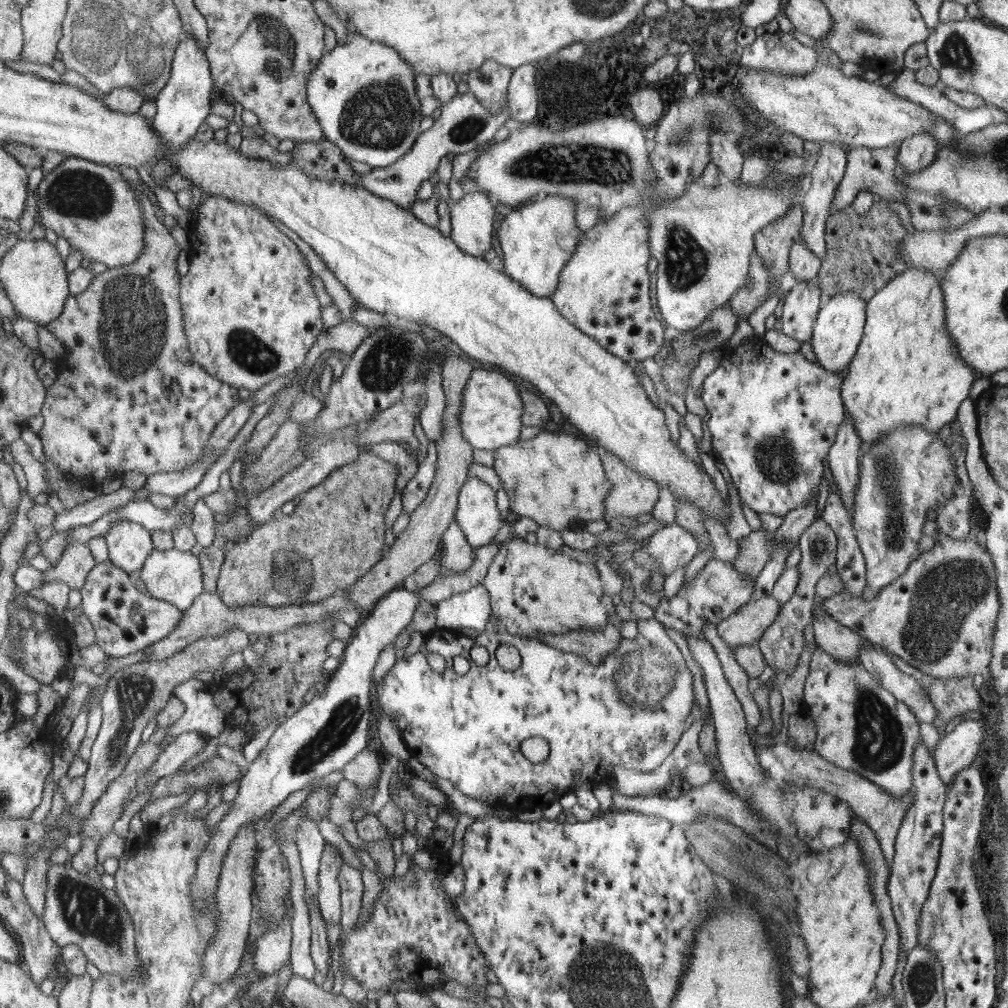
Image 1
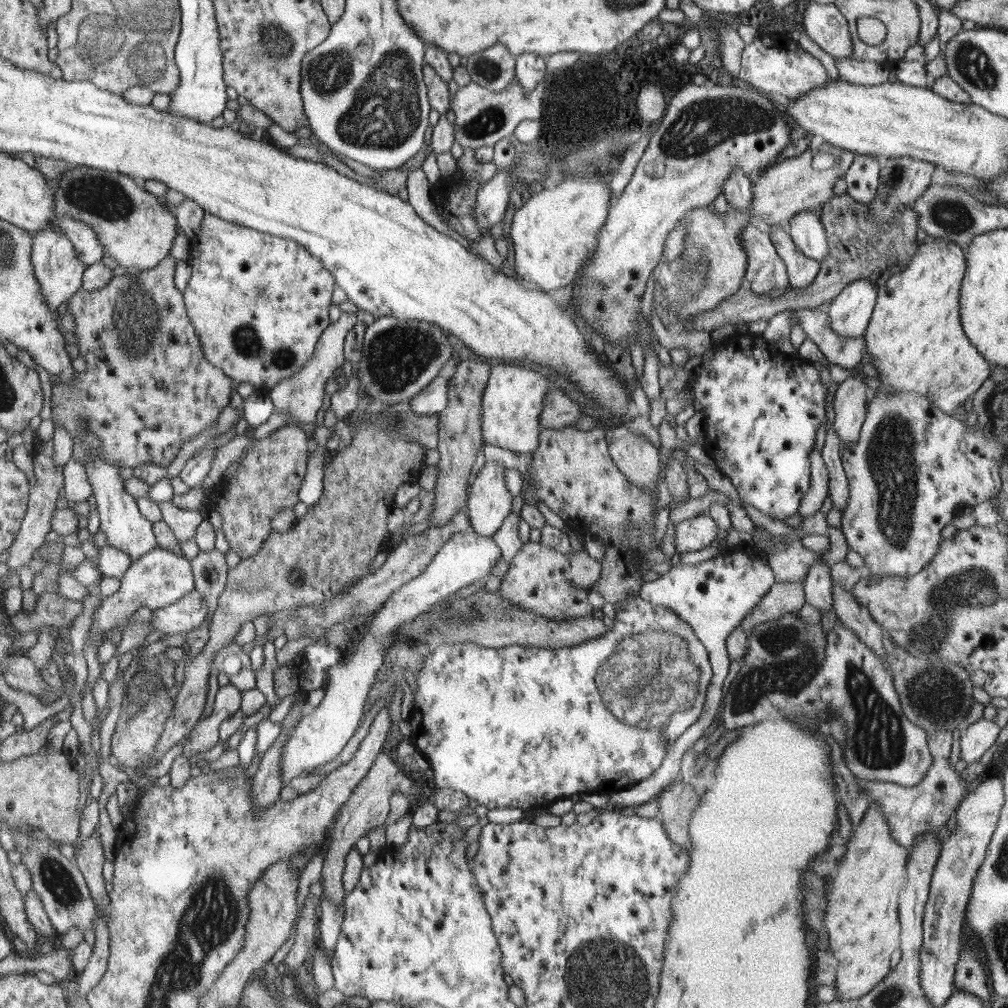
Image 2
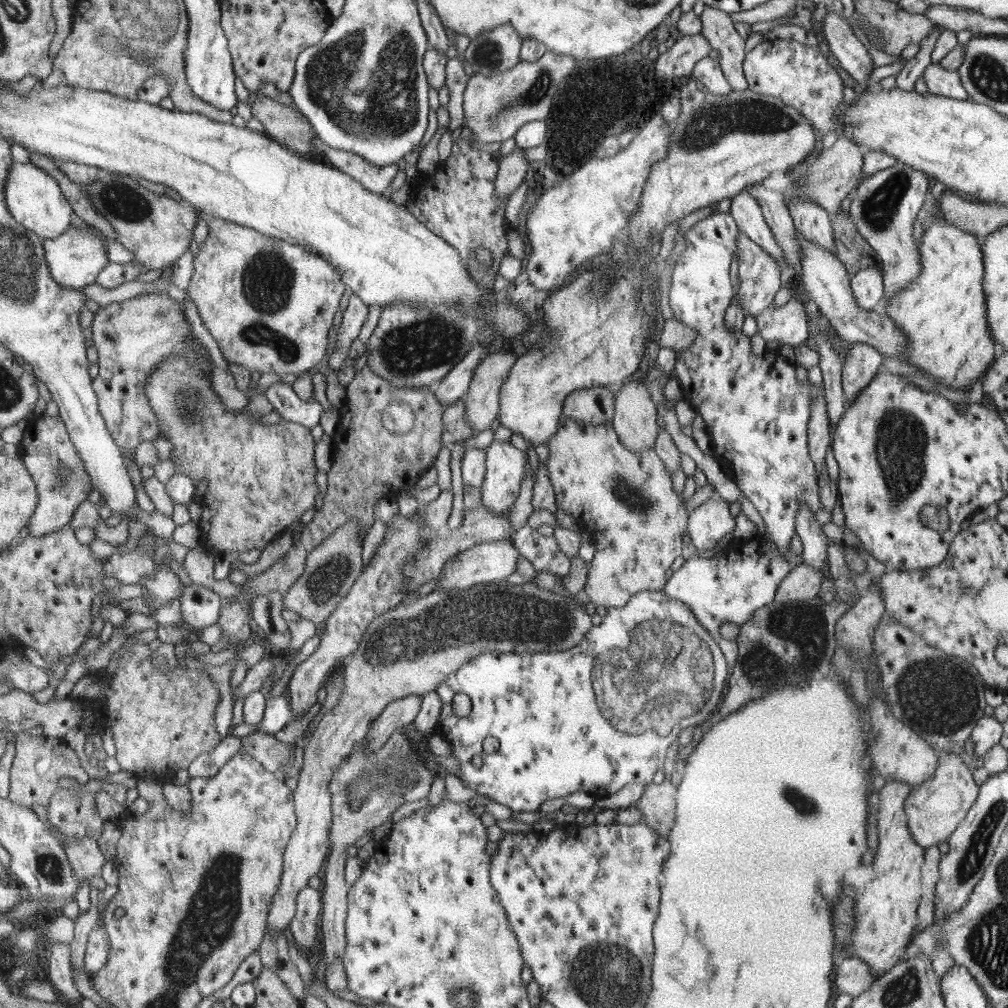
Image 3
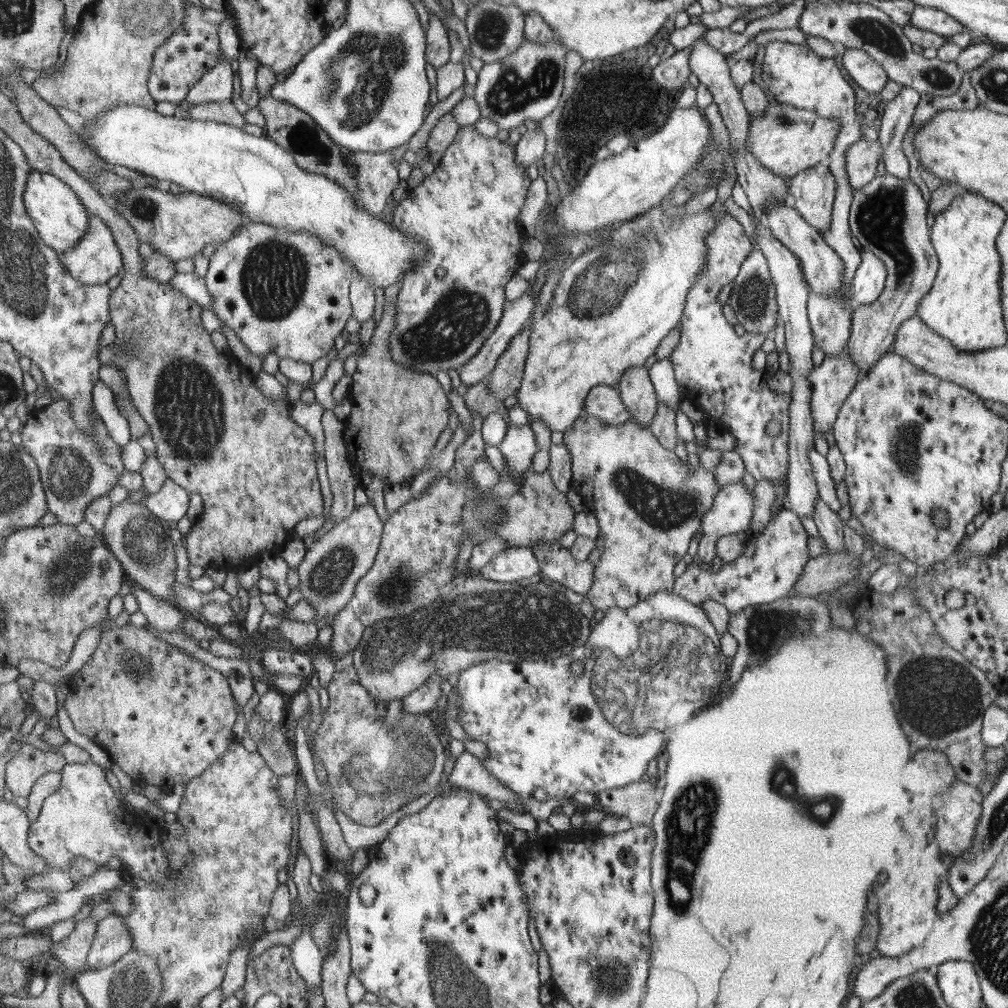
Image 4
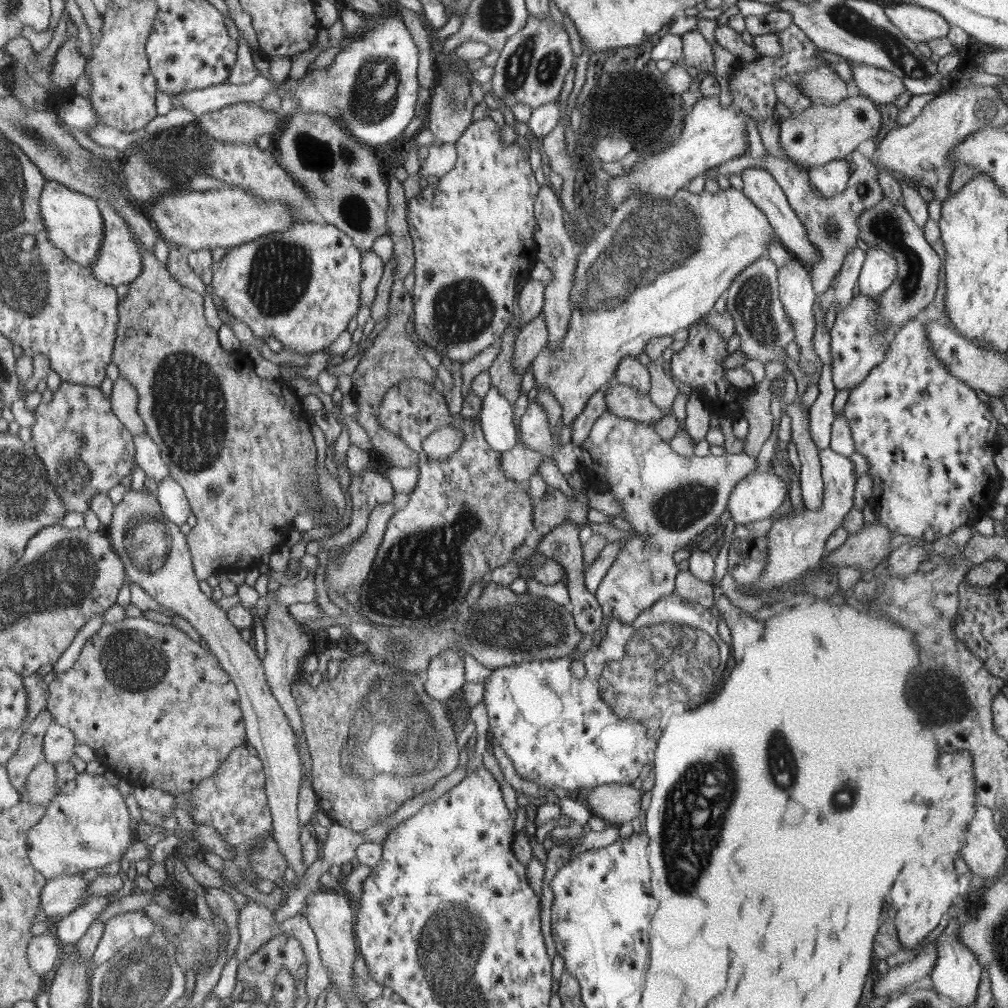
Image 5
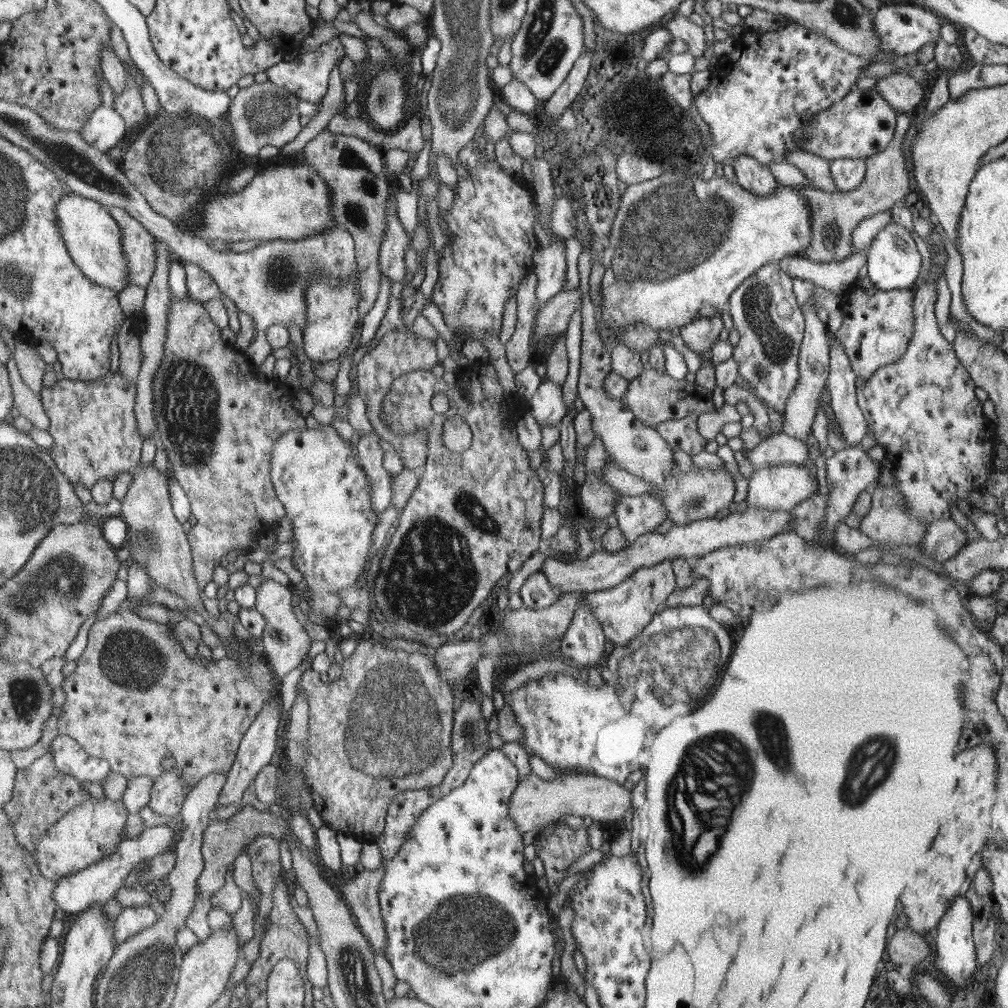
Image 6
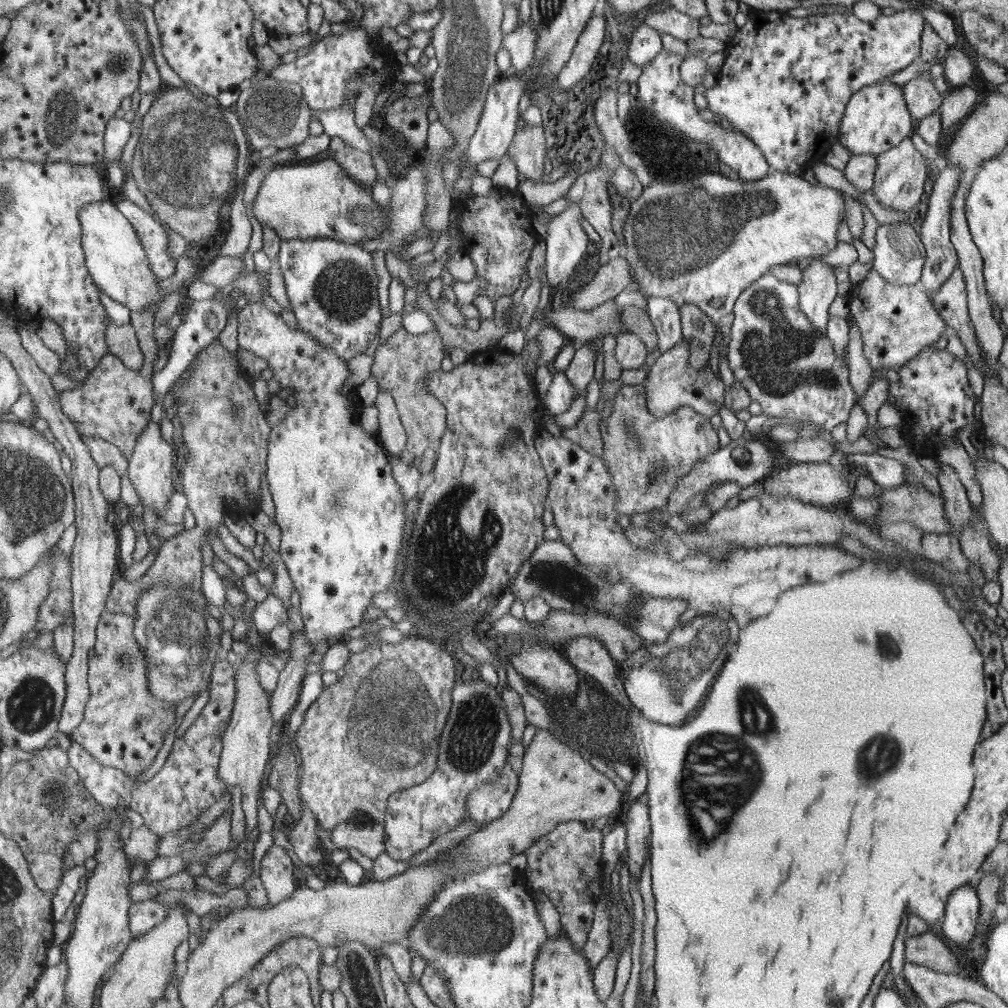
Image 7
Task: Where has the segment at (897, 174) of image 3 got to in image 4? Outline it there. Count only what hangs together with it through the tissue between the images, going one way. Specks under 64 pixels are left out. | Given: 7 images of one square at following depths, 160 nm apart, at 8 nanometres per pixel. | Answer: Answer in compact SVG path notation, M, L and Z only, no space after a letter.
M889 173L884 176L876 174L874 180L860 190L853 192L853 200L849 211L849 227L856 240L860 242L862 252L874 253L886 265L886 281L882 294L866 306L854 306L851 318L851 335L846 344L846 352L859 366L864 375L880 357L891 348L895 334L900 325L909 318L917 316L918 305L932 289L939 260L930 233L928 233L927 212L928 203L924 201L920 189L910 178L898 179Z

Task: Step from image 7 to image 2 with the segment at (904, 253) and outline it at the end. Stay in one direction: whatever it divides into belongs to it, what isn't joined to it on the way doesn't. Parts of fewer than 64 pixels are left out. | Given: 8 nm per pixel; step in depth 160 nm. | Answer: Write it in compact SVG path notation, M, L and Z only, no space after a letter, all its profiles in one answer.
M856 277L838 292L825 307L832 330L848 338L864 335L877 301L877 288L877 284Z

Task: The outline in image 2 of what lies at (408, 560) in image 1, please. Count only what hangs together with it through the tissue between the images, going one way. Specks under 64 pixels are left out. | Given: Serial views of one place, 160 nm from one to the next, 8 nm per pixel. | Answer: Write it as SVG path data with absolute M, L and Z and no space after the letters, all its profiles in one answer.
M466 360L458 362L456 373L449 378L448 406L439 413L438 431L440 471L436 481L436 504L432 522L434 526L445 525L460 509L466 505L468 481L477 454L483 446L482 416L483 394L491 376L491 361Z

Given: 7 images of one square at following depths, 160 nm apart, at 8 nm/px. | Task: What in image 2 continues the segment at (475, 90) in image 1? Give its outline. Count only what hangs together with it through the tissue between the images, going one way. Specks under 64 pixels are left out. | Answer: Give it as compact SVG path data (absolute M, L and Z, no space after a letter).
M498 43L470 55L465 67L473 83L499 91L517 76L516 60L517 57L505 44Z

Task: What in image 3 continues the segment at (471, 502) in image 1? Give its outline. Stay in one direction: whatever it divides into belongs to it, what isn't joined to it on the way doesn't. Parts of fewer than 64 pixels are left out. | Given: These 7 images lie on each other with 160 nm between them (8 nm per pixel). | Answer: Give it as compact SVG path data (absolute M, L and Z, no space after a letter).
M493 441L485 452L487 469L480 488L482 502L491 511L504 514L518 498L527 454L510 441Z

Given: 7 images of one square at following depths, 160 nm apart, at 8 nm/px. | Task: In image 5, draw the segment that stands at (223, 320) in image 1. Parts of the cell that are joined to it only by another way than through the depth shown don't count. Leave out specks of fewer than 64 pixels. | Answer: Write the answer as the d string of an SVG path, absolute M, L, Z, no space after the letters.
M296 222L290 230L271 232L252 242L234 246L219 261L213 261L209 289L224 302L225 310L247 324L257 338L273 336L284 348L296 354L322 350L346 330L361 305L362 258L350 237L334 225Z

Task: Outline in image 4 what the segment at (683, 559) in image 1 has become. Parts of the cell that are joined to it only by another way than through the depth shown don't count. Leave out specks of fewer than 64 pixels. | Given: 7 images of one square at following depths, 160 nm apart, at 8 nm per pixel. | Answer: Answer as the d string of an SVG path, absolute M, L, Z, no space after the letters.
M742 480L726 485L719 491L713 508L703 516L703 534L700 536L696 561L709 566L721 536L747 530L753 517L754 499L753 490L746 489Z

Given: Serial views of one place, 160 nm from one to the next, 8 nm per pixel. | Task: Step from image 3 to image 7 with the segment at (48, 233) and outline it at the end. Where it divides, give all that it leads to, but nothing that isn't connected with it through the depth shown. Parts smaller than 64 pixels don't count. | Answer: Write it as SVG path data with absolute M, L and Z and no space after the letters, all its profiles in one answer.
M108 199L86 205L78 213L78 220L83 230L85 262L97 288L130 310L141 312L156 304L157 311L163 294L154 272L150 270L147 252L133 224Z

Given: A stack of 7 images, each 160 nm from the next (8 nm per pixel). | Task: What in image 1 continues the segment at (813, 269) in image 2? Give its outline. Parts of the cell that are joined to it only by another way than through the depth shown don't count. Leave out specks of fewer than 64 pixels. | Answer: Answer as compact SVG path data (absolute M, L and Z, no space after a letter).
M798 281L784 300L782 333L799 342L811 340L823 301L824 297L816 282Z

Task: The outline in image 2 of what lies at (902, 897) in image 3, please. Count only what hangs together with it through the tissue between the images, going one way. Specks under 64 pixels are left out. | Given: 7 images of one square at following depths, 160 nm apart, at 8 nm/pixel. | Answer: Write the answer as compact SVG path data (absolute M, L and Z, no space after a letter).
M879 802L870 803L861 823L854 827L851 841L847 842L848 851L844 859L836 865L836 876L826 878L825 932L821 933L824 940L828 938L830 950L838 961L835 976L836 1000L859 999L868 994L890 970L890 956L900 949L901 926L899 921L900 889L907 882L907 862L911 850L898 844L891 835L883 806Z

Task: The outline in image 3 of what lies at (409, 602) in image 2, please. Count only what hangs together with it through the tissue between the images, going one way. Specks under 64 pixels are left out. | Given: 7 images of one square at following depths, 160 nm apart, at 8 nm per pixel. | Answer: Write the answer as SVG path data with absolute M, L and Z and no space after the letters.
M499 540L498 542L479 542L476 546L459 552L457 556L452 556L450 559L455 559L454 563L447 569L443 568L440 570L439 578L440 583L434 592L445 592L446 589L467 589L477 584L488 584L504 582L510 574L516 572L516 561L518 560L518 549L508 541Z

